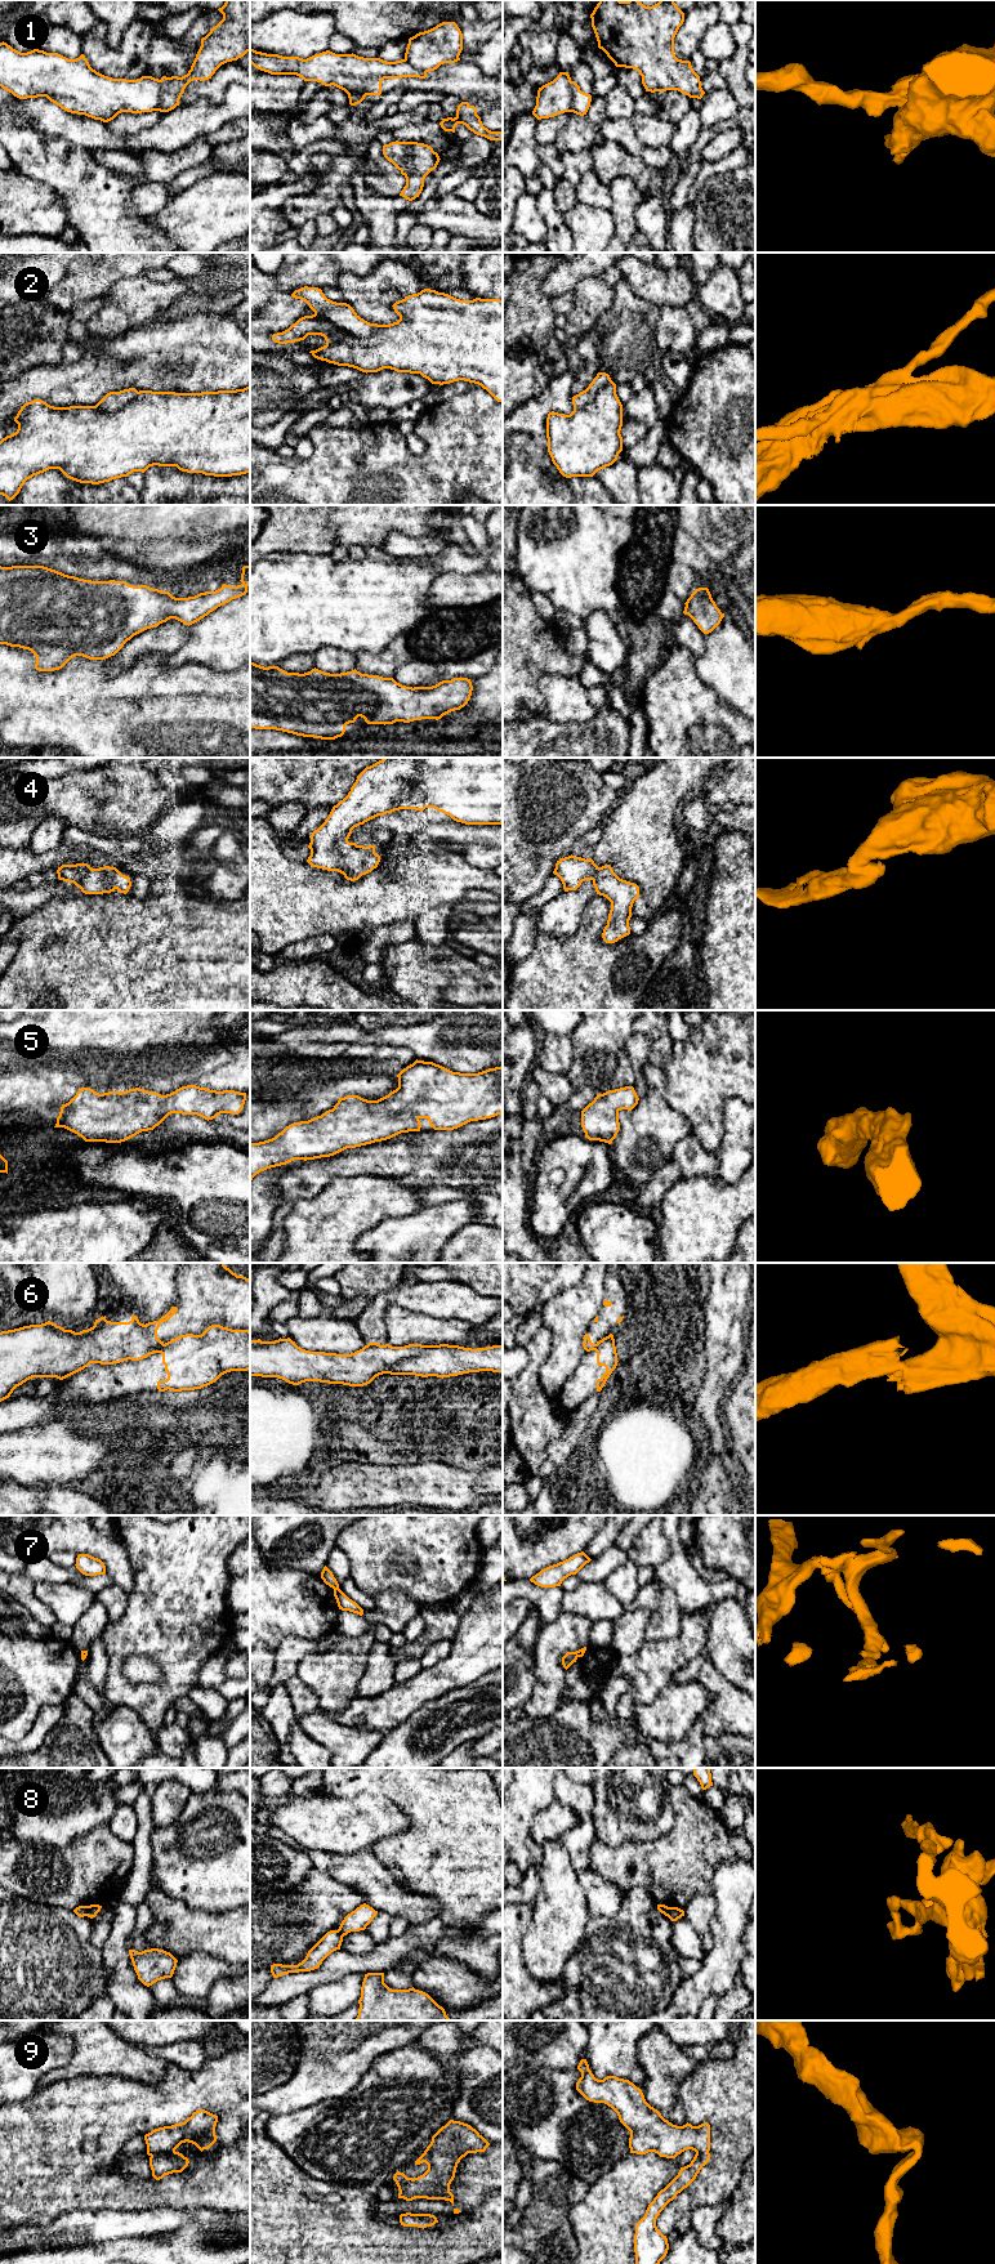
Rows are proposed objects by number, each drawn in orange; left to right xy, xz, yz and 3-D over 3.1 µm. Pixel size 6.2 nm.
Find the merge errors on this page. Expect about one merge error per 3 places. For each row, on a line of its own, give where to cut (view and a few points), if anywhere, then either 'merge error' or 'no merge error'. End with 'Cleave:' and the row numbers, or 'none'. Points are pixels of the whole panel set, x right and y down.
1: cut xy (159, 80), (161, 85), (160, 110); merge error
2: cut xz (315, 312), (357, 336), (370, 336), (379, 327); merge error
3: cut none; no merge error
4: cut none; no merge error
5: cut none; no merge error
6: cut xz (425, 1345), (415, 1356), (393, 1365), (387, 1372); merge error
7: cut xz (338, 1586), (334, 1589); merge error
8: cut xy (85, 1906), (88, 1915); merge error
9: cut none; no merge error
Cleave: 1, 2, 6, 7, 8

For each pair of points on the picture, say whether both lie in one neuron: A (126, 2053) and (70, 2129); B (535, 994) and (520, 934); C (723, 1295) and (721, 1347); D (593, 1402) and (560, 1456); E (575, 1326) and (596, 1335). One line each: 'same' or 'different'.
A: different
B: different
C: same
D: same
E: different

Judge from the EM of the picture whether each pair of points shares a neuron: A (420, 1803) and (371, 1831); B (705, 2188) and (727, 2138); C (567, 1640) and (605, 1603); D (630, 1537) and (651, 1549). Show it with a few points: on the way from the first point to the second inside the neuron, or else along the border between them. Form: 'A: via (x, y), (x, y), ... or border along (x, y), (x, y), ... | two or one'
A: border along (374, 1799), (391, 1800), (407, 1818), (407, 1827) | two
B: via (718, 2175), (727, 2166), (727, 2151) | one
C: border along (562, 1612), (584, 1616), (594, 1621) | two
D: border along (643, 1528), (633, 1544) | two

